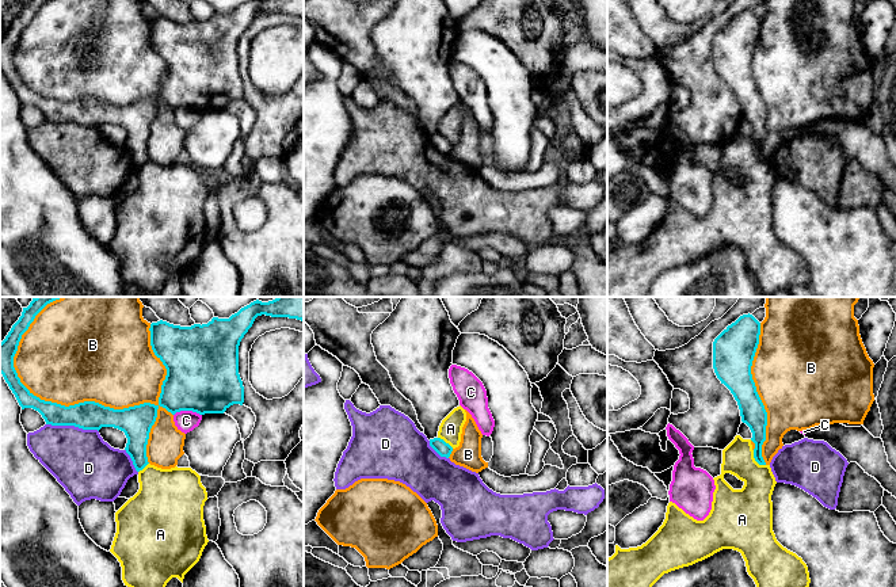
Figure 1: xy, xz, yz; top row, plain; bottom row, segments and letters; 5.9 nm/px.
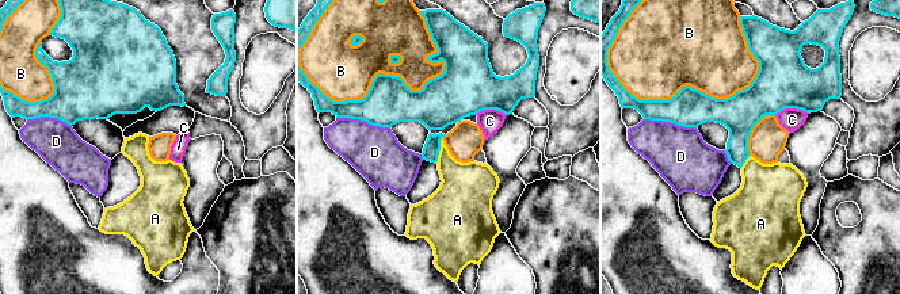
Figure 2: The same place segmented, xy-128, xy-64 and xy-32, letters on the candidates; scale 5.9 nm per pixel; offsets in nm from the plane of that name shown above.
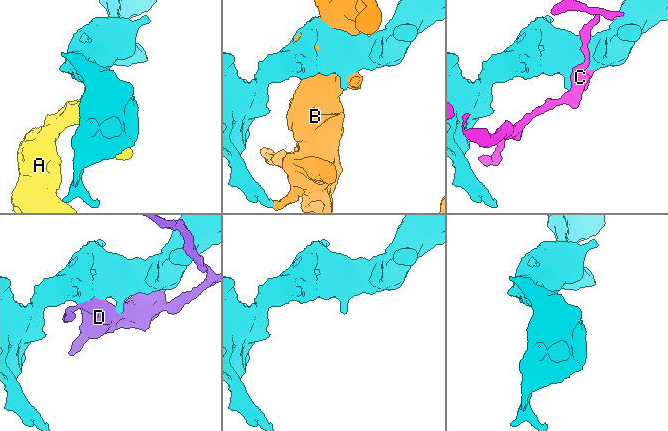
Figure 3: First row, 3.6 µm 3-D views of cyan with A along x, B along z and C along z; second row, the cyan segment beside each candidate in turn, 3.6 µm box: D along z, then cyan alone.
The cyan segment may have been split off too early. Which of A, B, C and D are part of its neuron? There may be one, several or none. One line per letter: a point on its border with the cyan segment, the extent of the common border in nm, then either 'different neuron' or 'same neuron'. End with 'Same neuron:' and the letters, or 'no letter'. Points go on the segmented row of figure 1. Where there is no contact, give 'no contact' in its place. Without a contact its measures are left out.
A: yz (755, 460) | 120 nm | different neuron
B: xy (77, 404) | 1150 nm | different neuron
C: xy (187, 410) | 170 nm | different neuron
D: xy (72, 424) | 320 nm | different neuron
Same neuron: no letter

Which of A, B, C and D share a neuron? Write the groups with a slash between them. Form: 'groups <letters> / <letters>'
groups A / B / C / D

